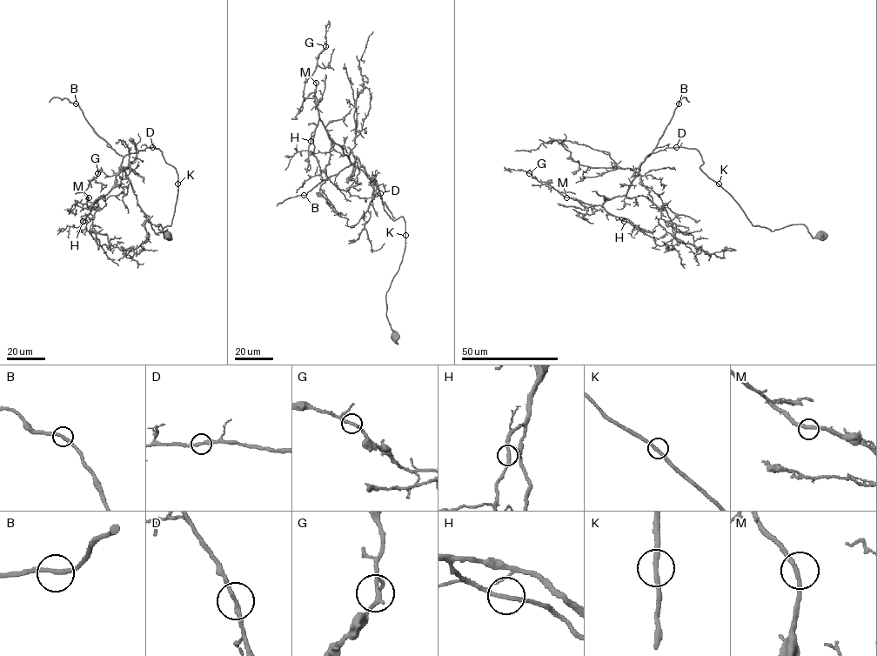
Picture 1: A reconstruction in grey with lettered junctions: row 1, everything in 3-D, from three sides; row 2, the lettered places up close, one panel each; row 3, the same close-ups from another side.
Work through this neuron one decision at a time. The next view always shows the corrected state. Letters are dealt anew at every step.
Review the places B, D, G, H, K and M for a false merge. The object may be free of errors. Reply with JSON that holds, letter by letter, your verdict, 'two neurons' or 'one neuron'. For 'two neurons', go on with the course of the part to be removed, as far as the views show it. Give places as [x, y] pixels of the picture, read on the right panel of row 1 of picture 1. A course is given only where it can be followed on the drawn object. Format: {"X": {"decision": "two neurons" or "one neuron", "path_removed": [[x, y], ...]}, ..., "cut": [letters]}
{"B": {"decision": "one neuron"}, "D": {"decision": "one neuron"}, "G": {"decision": "one neuron"}, "H": {"decision": "one neuron"}, "K": {"decision": "one neuron"}, "M": {"decision": "one neuron"}, "cut": []}

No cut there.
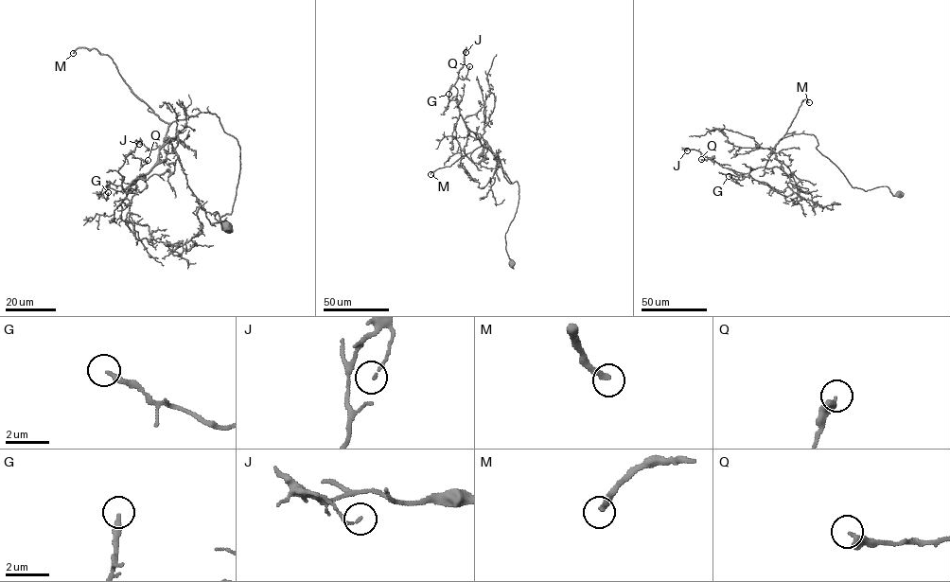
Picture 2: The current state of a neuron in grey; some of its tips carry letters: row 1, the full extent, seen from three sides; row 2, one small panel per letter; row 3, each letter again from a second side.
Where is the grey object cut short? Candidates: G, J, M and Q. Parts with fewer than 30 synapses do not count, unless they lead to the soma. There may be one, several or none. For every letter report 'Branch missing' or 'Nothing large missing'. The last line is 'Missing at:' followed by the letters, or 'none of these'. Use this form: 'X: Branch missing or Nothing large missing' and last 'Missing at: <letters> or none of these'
G: Nothing large missing
J: Nothing large missing
M: Branch missing
Q: Nothing large missing
Missing at: M

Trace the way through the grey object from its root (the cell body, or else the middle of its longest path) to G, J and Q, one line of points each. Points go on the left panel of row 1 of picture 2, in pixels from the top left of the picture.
G: (228, 225), (215, 215), (232, 211), (239, 146), (208, 112), (174, 120), (154, 166), (108, 192)
J: (228, 225), (215, 215), (232, 211), (239, 146), (216, 114), (174, 120), (124, 189), (118, 170), (139, 144)
Q: (228, 225), (215, 215), (232, 211), (239, 146), (216, 114), (174, 120), (124, 189), (125, 155), (148, 160)

